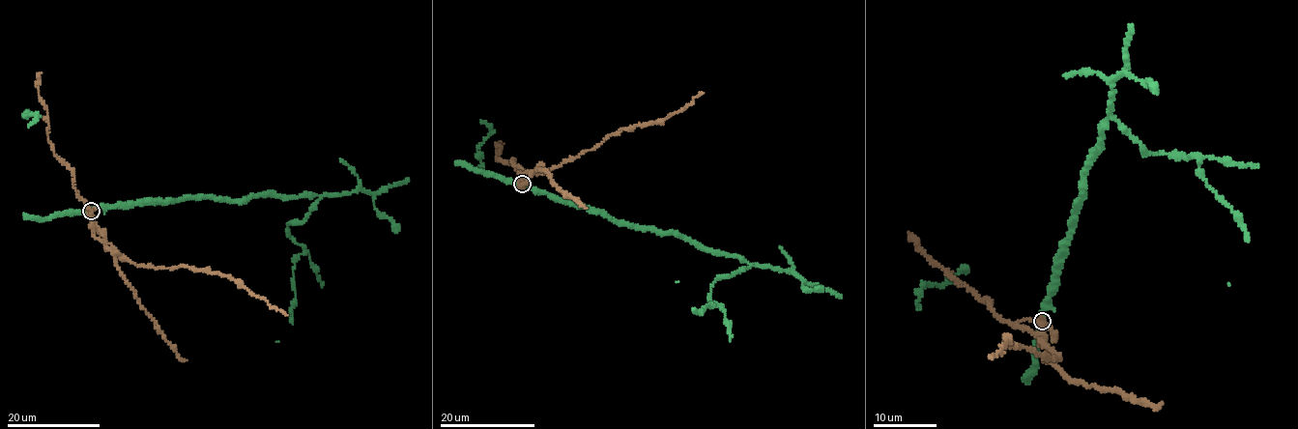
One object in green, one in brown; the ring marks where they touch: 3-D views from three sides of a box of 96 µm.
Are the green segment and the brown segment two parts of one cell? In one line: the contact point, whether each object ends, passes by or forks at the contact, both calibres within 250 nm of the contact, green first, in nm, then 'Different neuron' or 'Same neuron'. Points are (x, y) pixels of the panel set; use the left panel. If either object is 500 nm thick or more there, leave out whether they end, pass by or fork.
Place: (91, 211). At the ring green passes by. At the ring brown forks. Thickness 400 nm (green) against 400 nm. Different neuron

